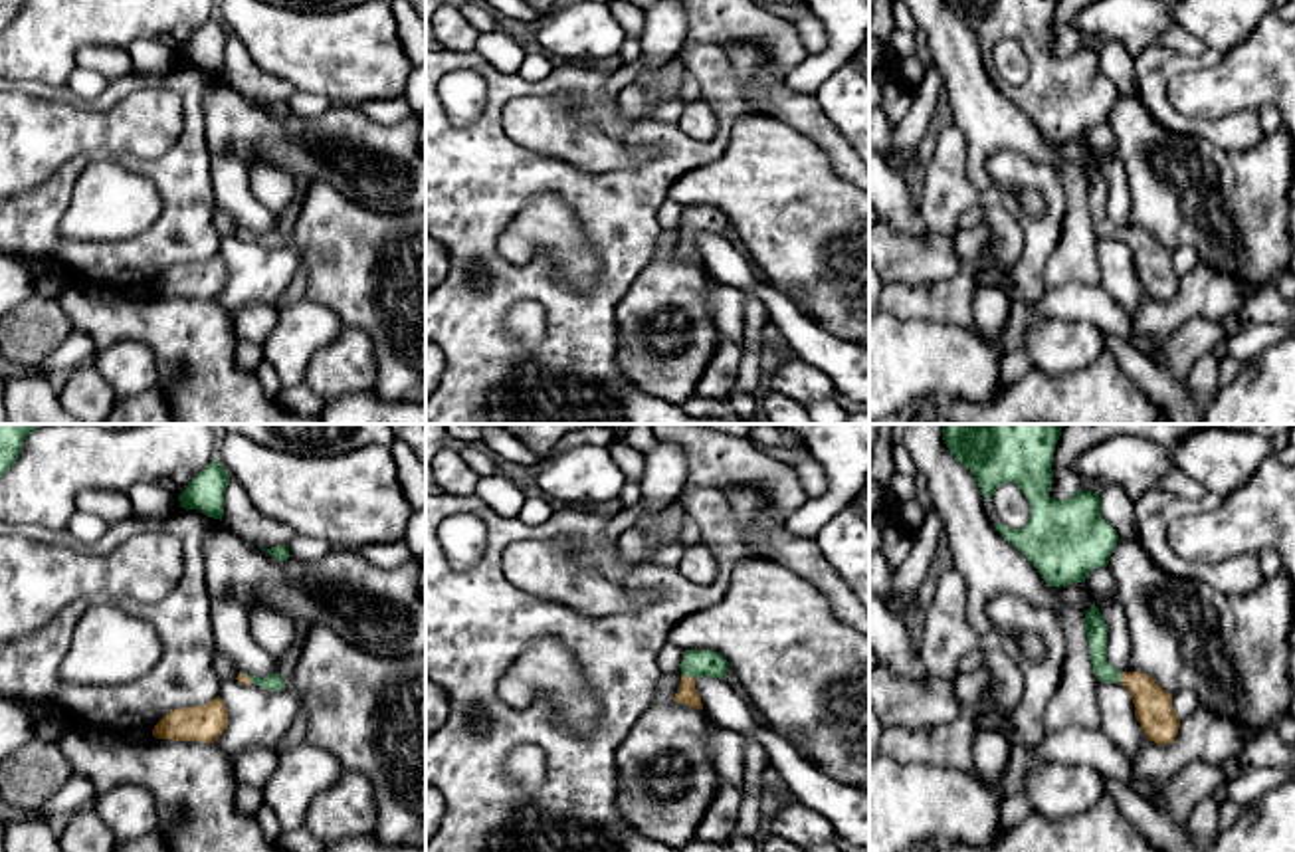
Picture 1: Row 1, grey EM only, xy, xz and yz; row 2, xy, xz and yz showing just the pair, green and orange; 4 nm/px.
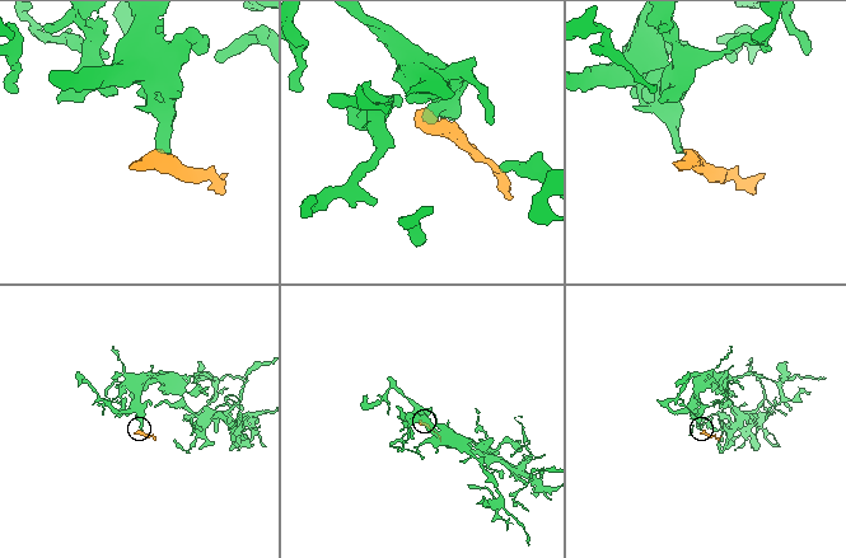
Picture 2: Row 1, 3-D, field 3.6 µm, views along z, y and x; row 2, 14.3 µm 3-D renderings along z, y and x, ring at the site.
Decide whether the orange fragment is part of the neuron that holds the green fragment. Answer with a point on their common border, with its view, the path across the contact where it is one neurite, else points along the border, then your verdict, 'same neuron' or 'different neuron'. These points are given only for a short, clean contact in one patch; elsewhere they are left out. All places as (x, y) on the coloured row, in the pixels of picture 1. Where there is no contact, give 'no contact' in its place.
meets green in xz at (688, 674); runs through xz (696, 662), (688, 674), (686, 694); same neuron

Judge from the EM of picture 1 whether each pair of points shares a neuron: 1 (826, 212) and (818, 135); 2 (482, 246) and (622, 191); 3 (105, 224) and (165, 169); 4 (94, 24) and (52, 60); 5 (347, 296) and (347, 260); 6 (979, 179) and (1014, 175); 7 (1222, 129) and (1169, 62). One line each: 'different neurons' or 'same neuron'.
1: different neurons
2: same neuron
3: different neurons
4: same neuron
5: same neuron
6: different neurons
7: same neuron

